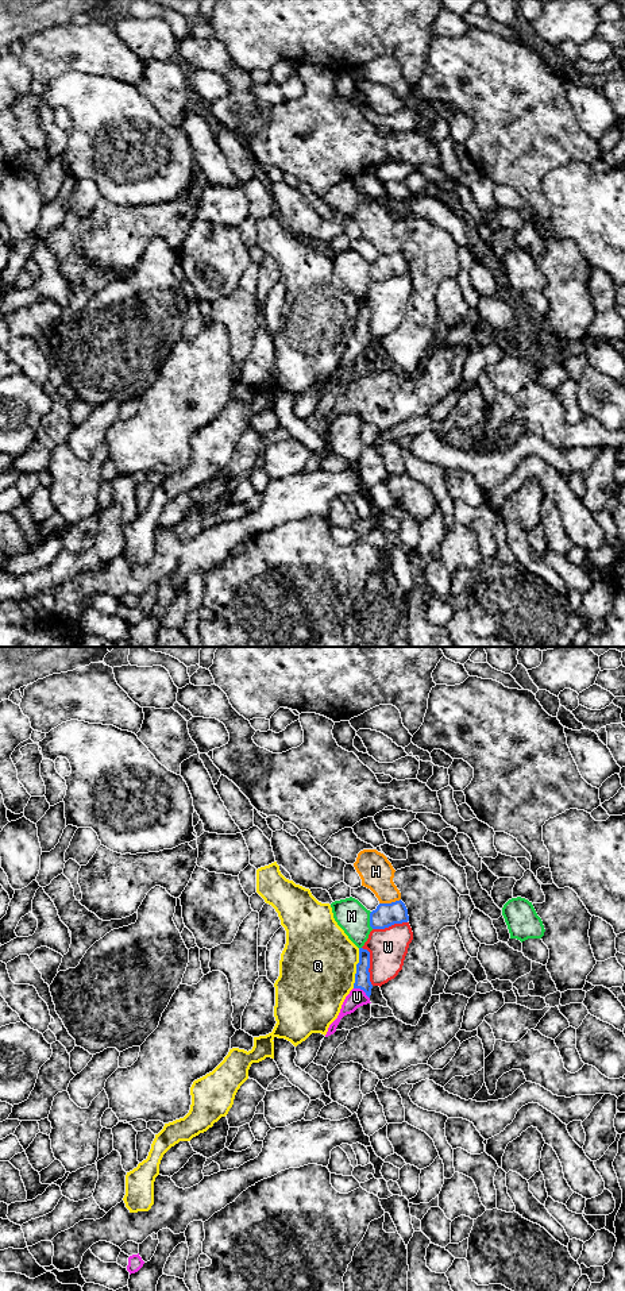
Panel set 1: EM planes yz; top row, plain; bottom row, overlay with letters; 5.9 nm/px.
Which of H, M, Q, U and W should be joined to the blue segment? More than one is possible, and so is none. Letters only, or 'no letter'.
U

